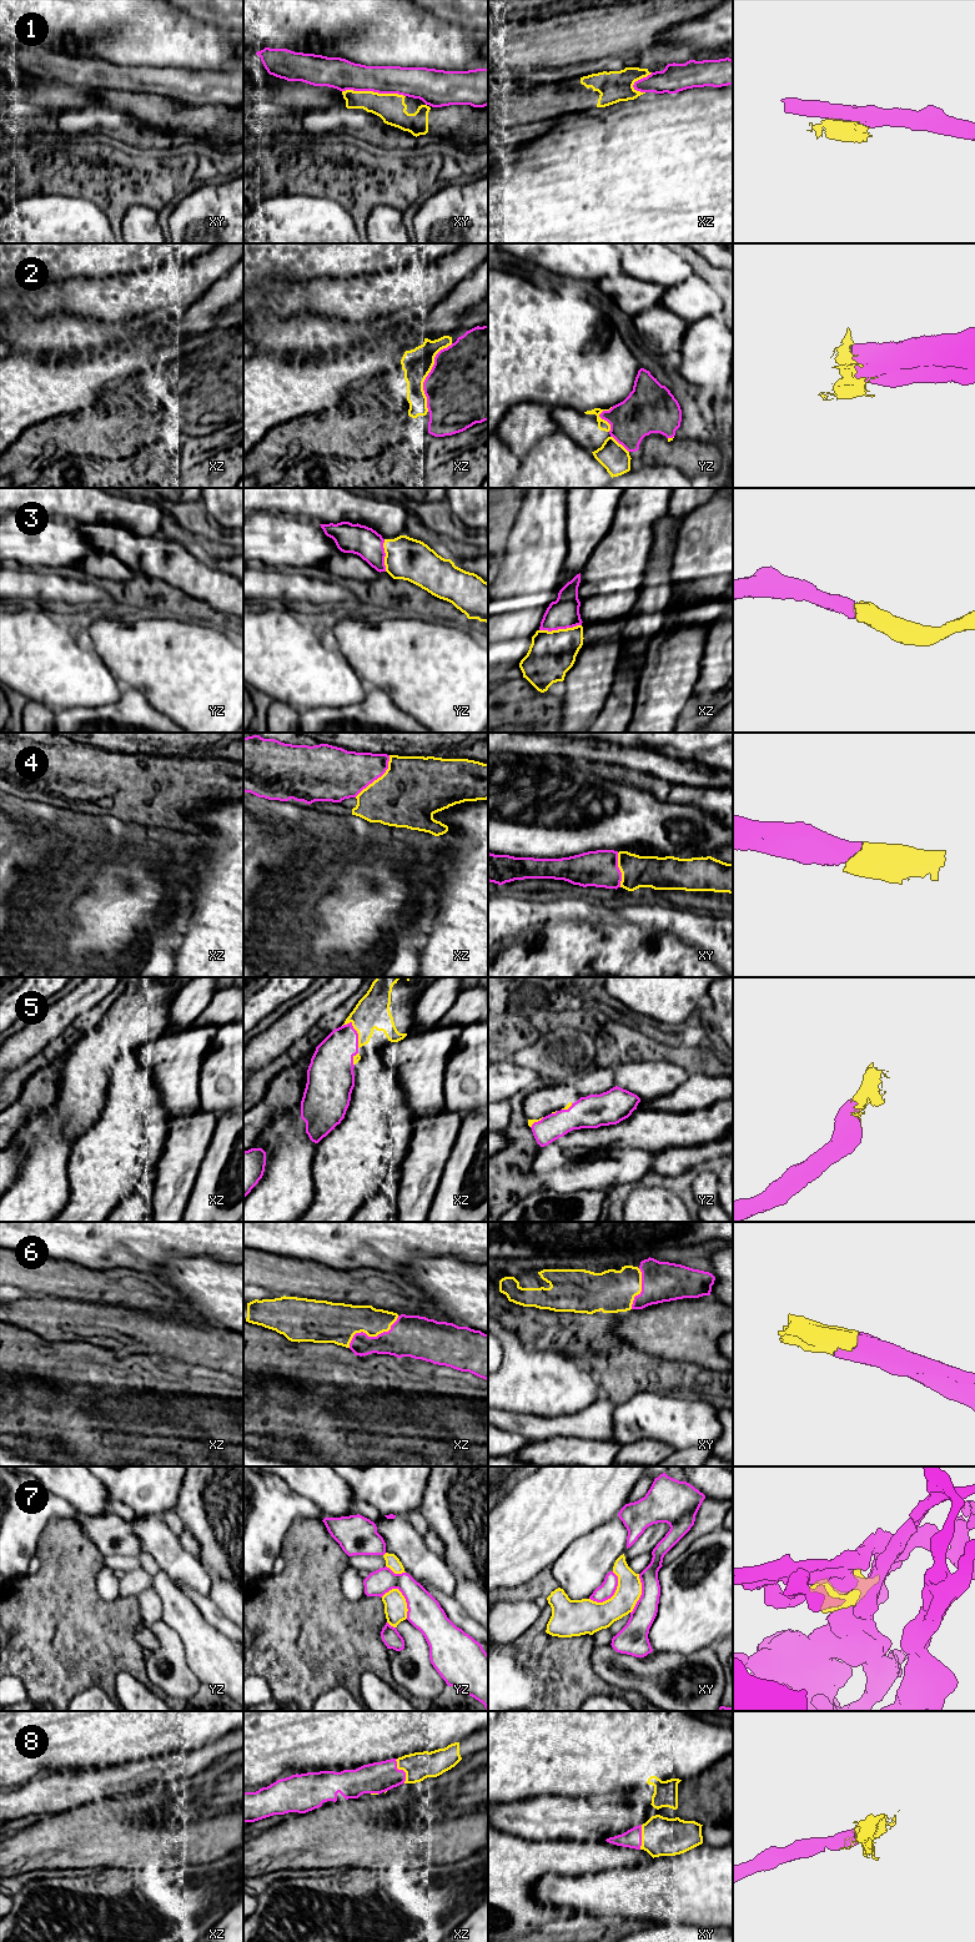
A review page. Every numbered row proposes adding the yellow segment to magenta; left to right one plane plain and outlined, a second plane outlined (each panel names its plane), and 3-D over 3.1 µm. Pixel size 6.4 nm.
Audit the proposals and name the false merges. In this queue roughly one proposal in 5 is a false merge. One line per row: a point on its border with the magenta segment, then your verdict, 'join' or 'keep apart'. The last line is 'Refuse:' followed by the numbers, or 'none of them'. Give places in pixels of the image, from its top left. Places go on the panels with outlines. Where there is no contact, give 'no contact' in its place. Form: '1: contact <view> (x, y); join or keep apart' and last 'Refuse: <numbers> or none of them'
1: contact xy (373, 91); keep apart
2: contact xz (428, 375); join
3: contact xz (559, 628); join
4: contact xz (377, 778); join
5: contact xz (356, 1032); join
6: contact xz (372, 1337); join
7: contact xy (613, 1594); keep apart
8: contact xz (402, 1770); keep apart
Refuse: 1, 7, 8

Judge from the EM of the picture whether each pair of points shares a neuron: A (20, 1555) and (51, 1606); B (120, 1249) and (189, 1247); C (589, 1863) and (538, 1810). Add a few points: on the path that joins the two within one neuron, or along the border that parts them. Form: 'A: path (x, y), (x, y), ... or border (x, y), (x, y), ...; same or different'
A: border (28, 1571), (13, 1579); different
B: path (137, 1246), (171, 1246); same
C: border (594, 1840), (537, 1841); different

